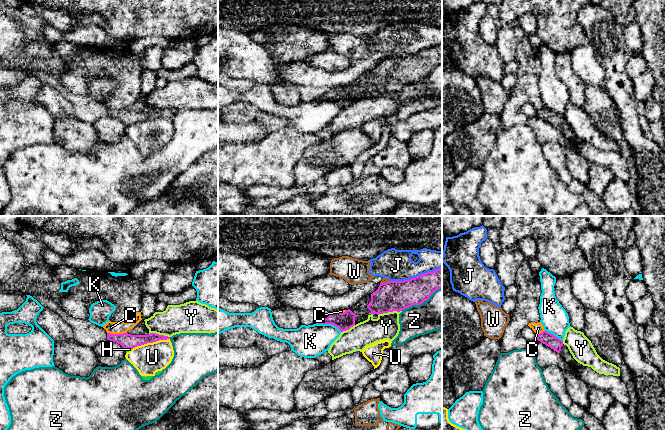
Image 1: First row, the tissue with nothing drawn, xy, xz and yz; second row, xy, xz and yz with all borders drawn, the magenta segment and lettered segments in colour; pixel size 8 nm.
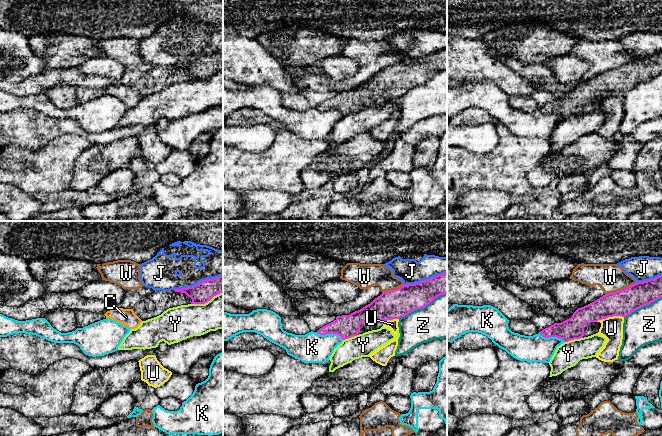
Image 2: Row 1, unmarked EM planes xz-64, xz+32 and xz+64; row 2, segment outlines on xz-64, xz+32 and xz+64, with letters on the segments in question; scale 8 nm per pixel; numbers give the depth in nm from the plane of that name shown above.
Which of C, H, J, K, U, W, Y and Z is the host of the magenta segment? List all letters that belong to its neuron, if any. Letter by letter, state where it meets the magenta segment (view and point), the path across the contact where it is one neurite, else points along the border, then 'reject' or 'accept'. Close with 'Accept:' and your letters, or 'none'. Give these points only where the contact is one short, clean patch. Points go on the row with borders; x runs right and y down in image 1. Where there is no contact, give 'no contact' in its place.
C: xy (117, 334) | along xy (107, 332), (126, 333) | reject
H: xy (129, 348) | along xy (132, 347), (126, 351) | reject
J: xz (415, 277) | reject
K: xz (329, 323) | reject
U: xy (151, 342) | along xy (169, 338), (147, 342), (133, 348) | reject
W: xz (384, 283) | reject
Y: xz (389, 311) | reject
Z: xz (421, 303) | reject
Accept: none

